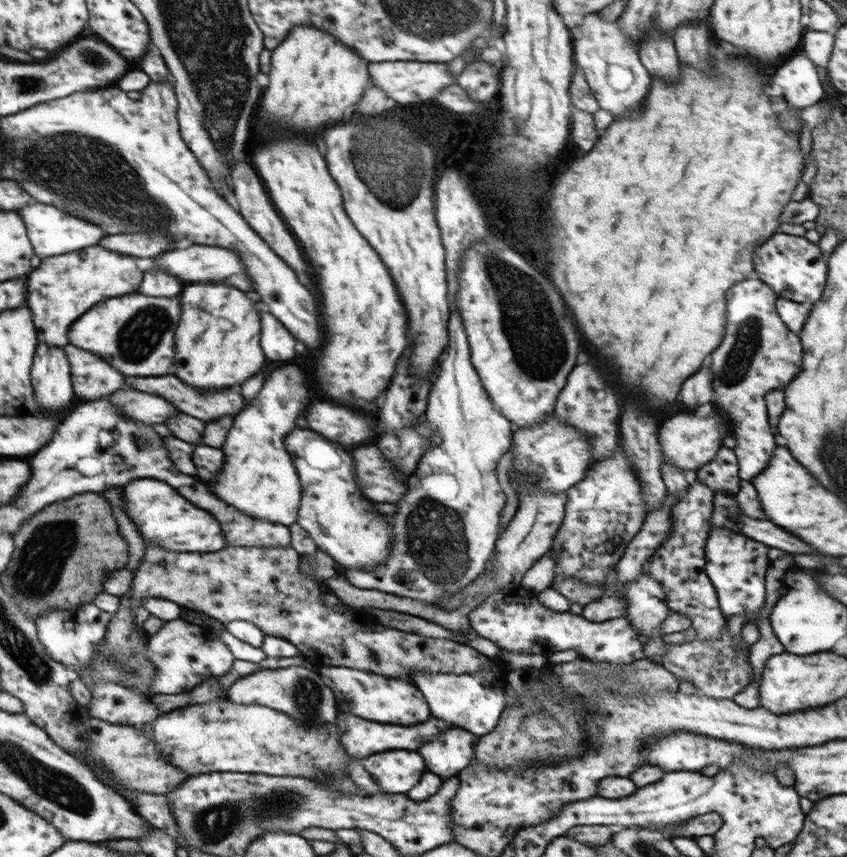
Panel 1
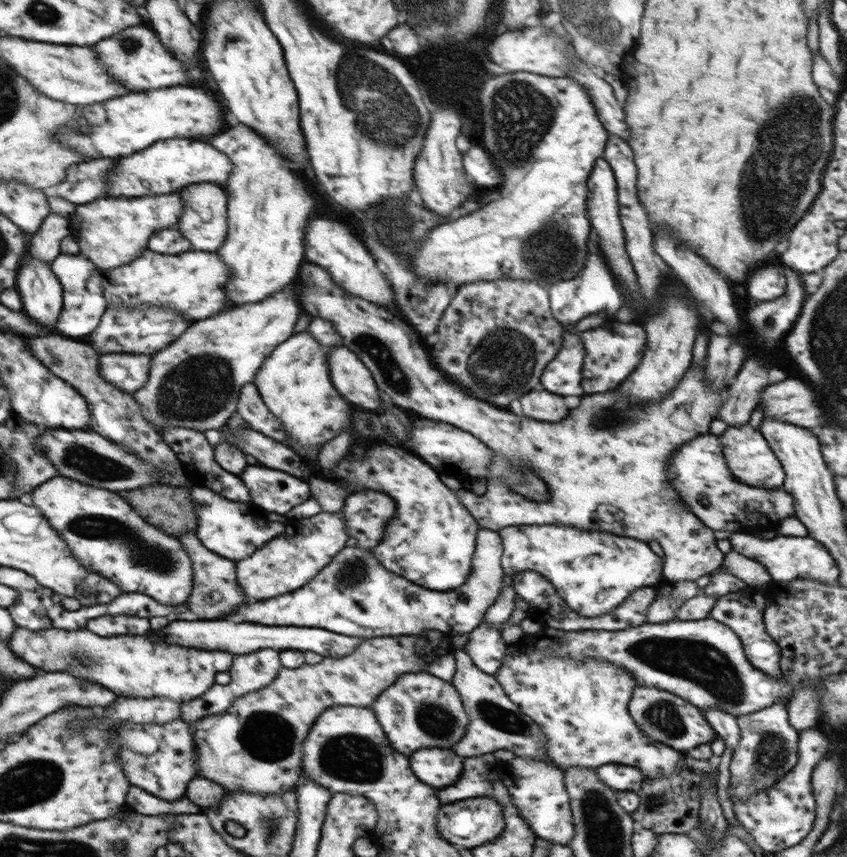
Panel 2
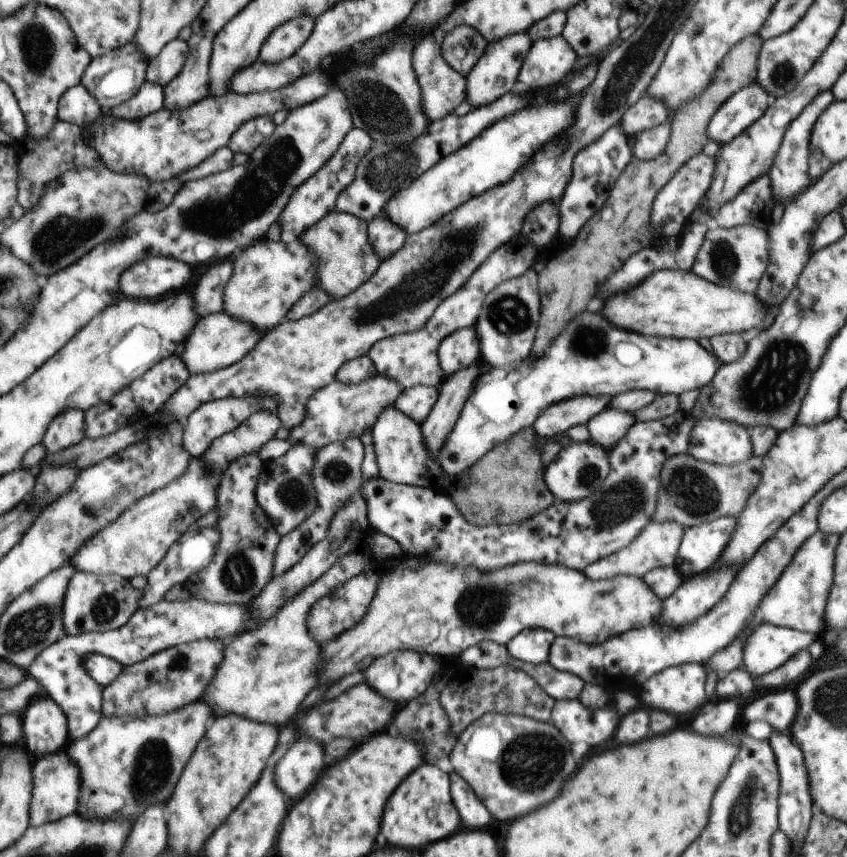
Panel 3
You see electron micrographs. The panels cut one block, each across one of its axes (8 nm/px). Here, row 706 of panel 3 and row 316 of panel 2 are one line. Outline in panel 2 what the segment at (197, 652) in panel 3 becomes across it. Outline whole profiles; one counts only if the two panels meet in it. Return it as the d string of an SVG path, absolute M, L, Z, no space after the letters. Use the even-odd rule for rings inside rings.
M144 303L136 306L108 304L98 326L82 340L96 349L100 356L111 353L152 356L174 343L191 323L183 313L176 312L174 308Z

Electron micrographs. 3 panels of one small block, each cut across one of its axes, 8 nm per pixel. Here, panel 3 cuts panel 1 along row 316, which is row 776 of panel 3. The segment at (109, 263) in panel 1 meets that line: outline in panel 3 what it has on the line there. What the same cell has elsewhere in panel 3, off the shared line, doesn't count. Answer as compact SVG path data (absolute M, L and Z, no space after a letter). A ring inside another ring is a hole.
M67 752L37 758L34 768L36 788L32 795L31 812L33 827L63 819L76 812L79 794L82 792L82 777L79 770L80 766L67 755Z

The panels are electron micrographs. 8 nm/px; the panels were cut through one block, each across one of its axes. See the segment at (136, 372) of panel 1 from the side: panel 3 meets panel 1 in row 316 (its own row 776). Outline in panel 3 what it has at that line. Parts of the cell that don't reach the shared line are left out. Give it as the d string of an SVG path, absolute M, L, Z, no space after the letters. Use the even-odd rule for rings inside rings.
M200 700L190 703L186 707L179 708L178 711L169 712L160 716L153 717L102 717L99 723L84 737L73 741L71 745L66 749L67 755L71 757L75 763L80 766L80 776L82 777L82 792L79 794L79 806L78 813L82 818L92 821L98 819L101 821L124 821L127 819L132 823L147 810L148 807L154 807L155 805L165 804L170 796L174 794L174 786L180 778L180 774L184 770L188 759L192 756L197 744L204 738L208 730L211 728L211 724L215 722L213 710L210 705Z

